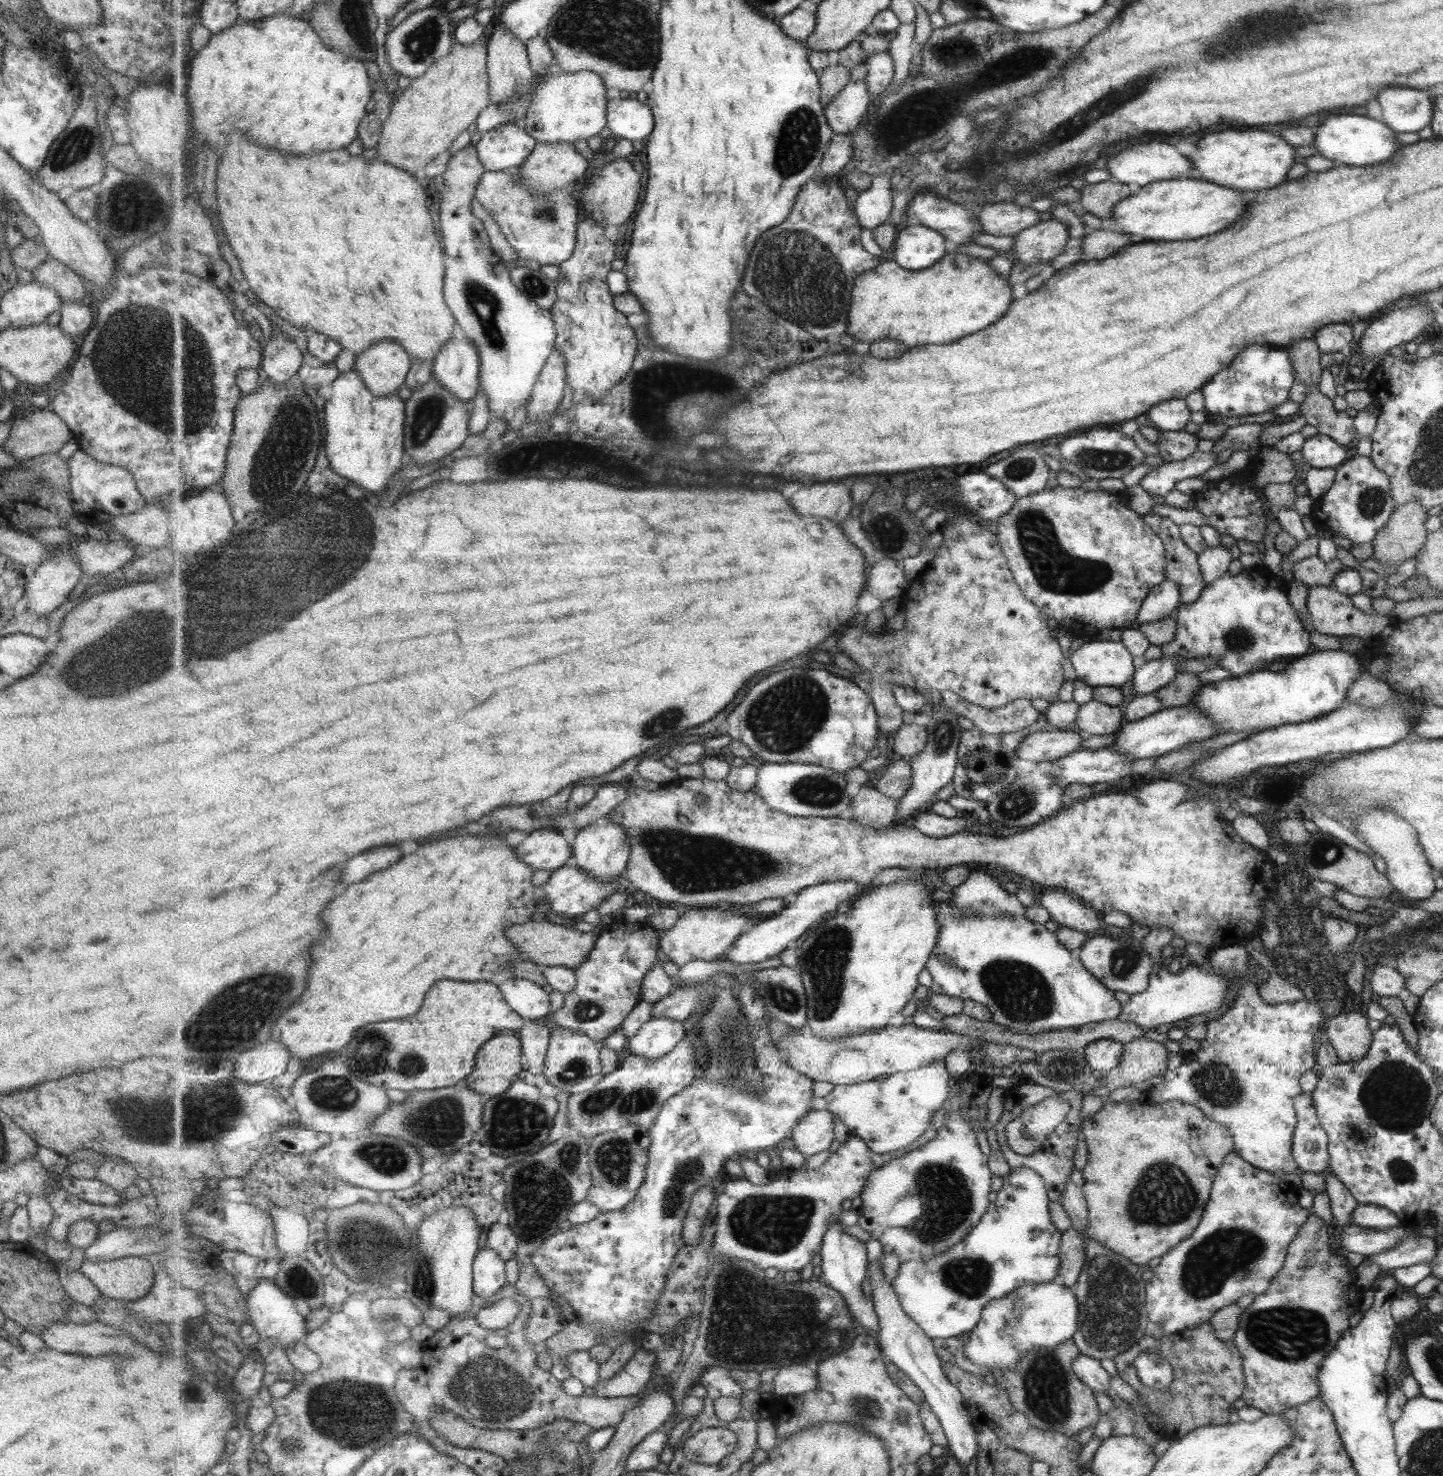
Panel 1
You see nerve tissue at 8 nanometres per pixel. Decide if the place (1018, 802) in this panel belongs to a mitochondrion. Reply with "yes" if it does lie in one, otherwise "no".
yes

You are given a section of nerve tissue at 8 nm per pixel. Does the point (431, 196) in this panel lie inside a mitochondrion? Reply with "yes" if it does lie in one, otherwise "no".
no

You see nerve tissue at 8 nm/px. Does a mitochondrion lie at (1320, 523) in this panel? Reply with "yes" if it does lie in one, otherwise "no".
no

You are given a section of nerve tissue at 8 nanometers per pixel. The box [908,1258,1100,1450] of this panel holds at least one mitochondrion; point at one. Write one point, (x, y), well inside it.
(1046, 1390)

